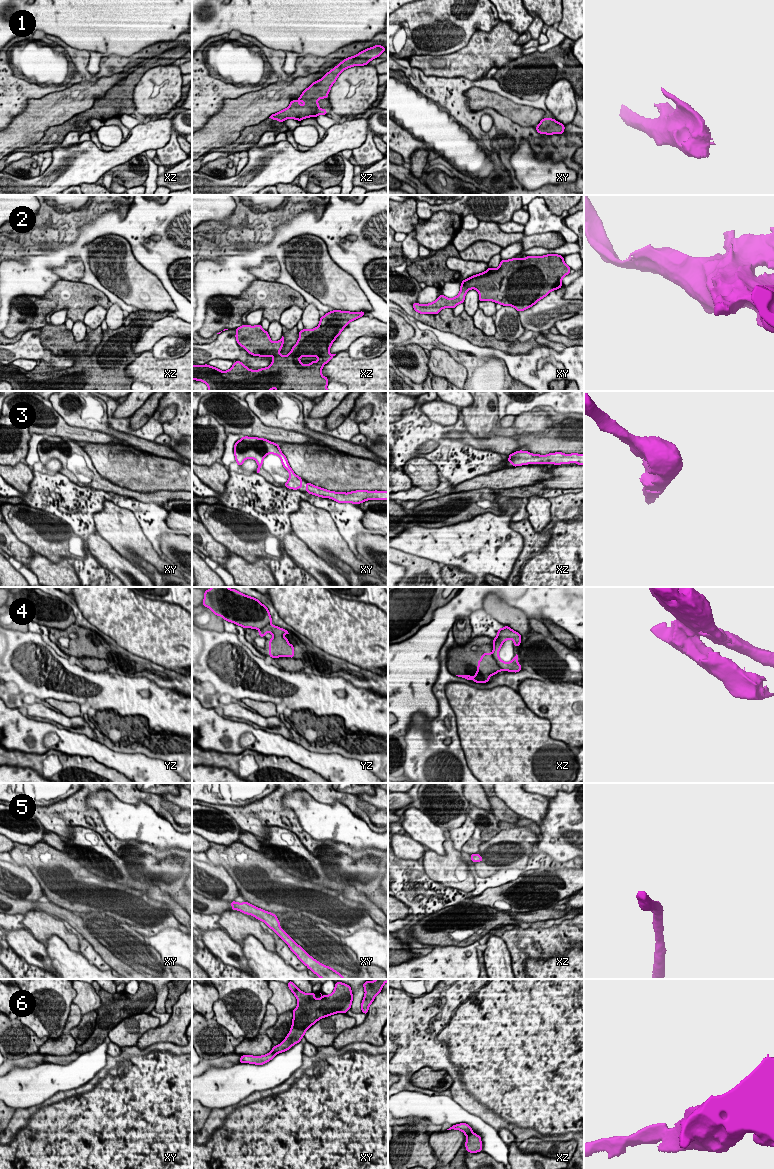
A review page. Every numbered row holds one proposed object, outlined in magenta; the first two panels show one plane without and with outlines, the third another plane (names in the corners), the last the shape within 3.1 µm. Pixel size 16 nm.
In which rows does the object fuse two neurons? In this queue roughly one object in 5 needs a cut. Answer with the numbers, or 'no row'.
4

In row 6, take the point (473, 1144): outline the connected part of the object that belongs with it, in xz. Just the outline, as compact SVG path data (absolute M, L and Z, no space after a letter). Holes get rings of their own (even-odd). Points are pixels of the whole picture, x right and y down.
M466 1123L456 1124L451 1126L447 1130L451 1129L460 1130L465 1134L465 1136L467 1137L467 1141L465 1142L467 1152L476 1153L482 1151L481 1137L475 1134L468 1124Z

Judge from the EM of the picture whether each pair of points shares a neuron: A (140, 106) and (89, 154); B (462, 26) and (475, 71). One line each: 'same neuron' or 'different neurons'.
A: different neurons
B: different neurons

